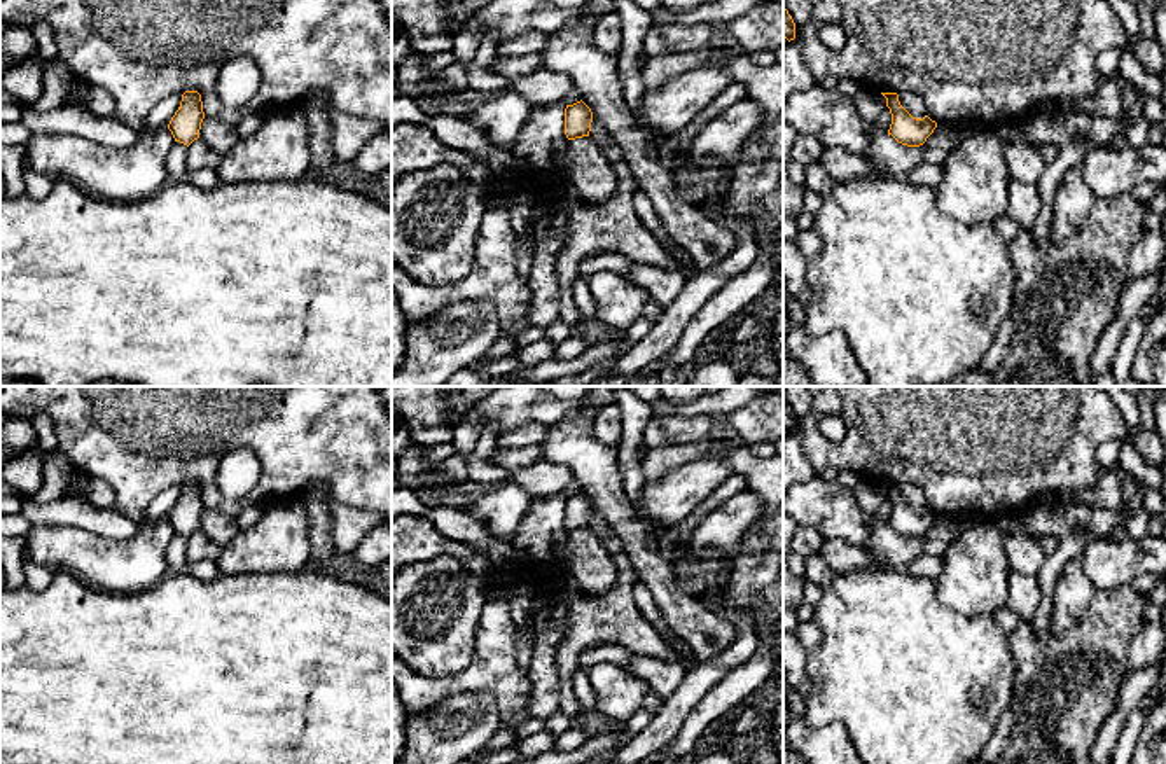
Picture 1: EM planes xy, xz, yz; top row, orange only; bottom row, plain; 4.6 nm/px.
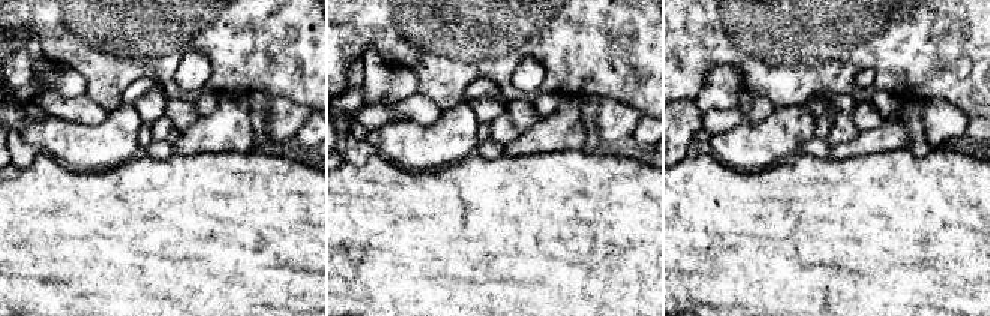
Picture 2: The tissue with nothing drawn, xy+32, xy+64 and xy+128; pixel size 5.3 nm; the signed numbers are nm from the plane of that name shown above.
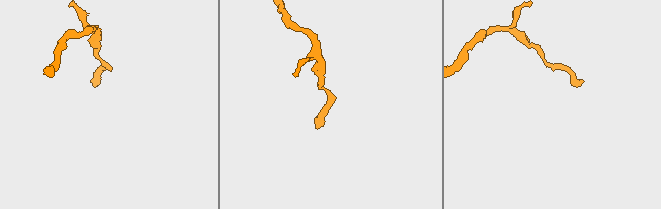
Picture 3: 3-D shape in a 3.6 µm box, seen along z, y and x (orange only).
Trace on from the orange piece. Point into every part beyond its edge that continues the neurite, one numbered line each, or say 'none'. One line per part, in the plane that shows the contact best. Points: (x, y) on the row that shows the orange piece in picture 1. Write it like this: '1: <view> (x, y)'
none

